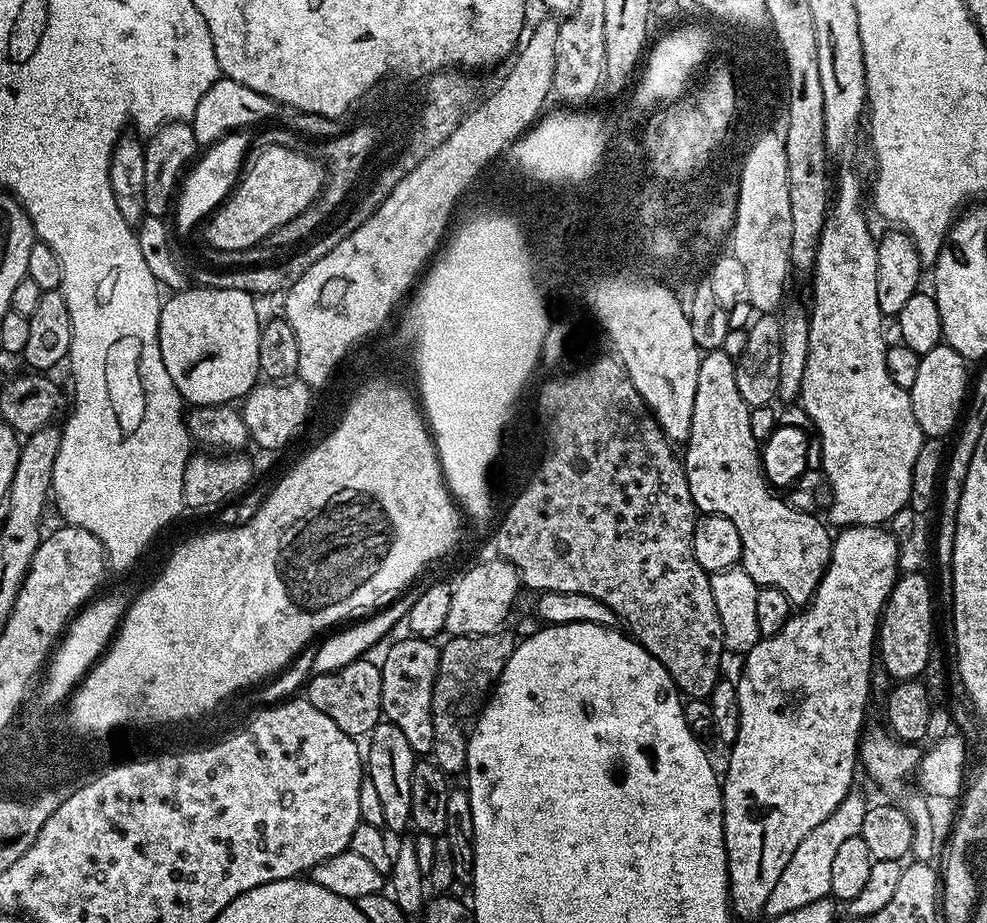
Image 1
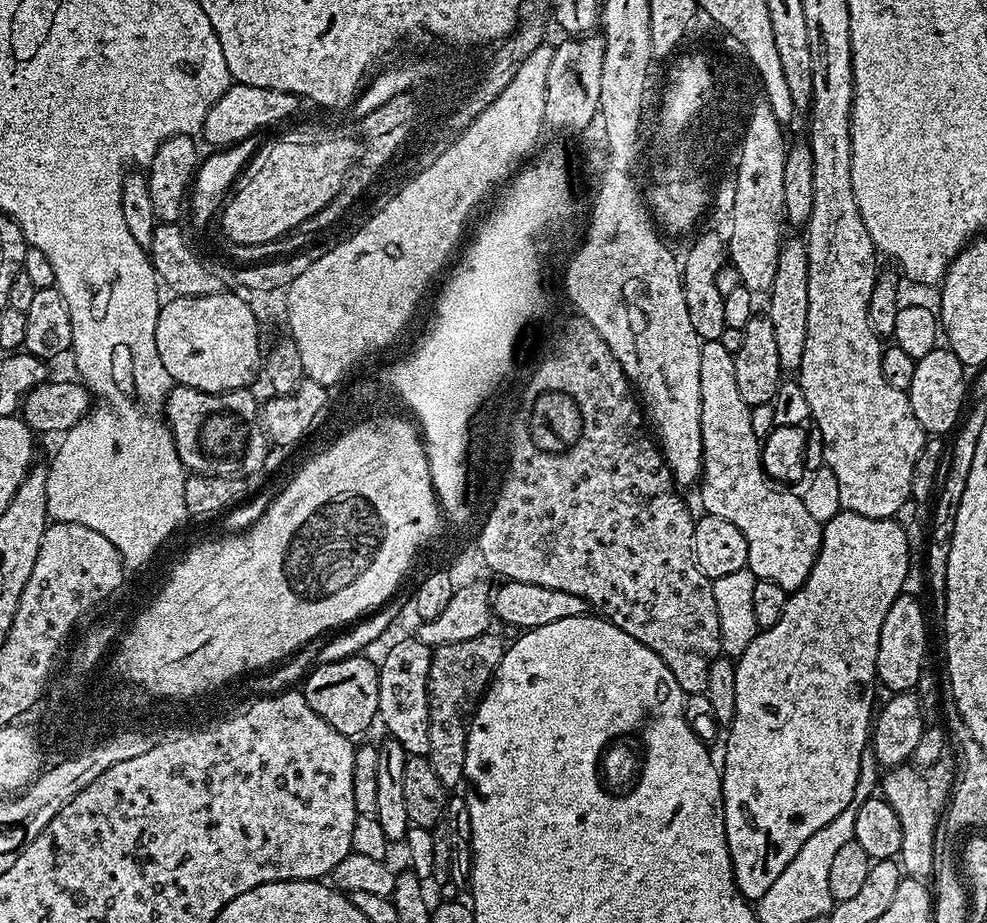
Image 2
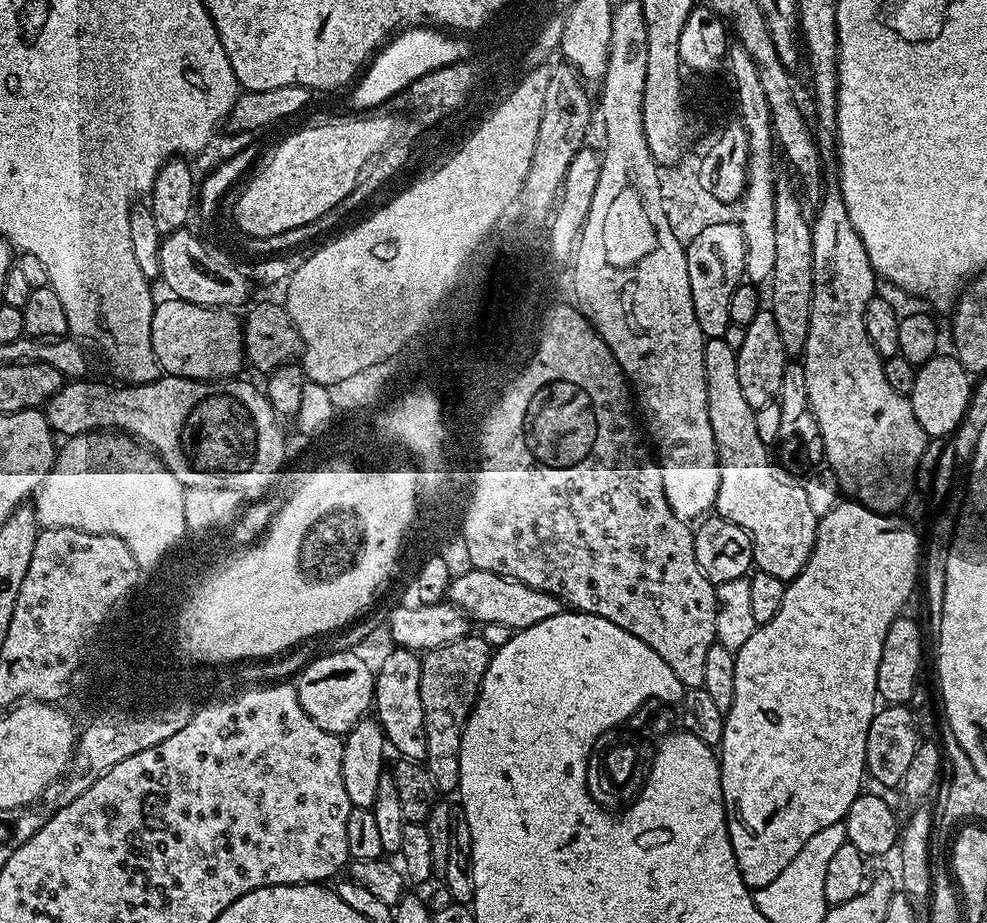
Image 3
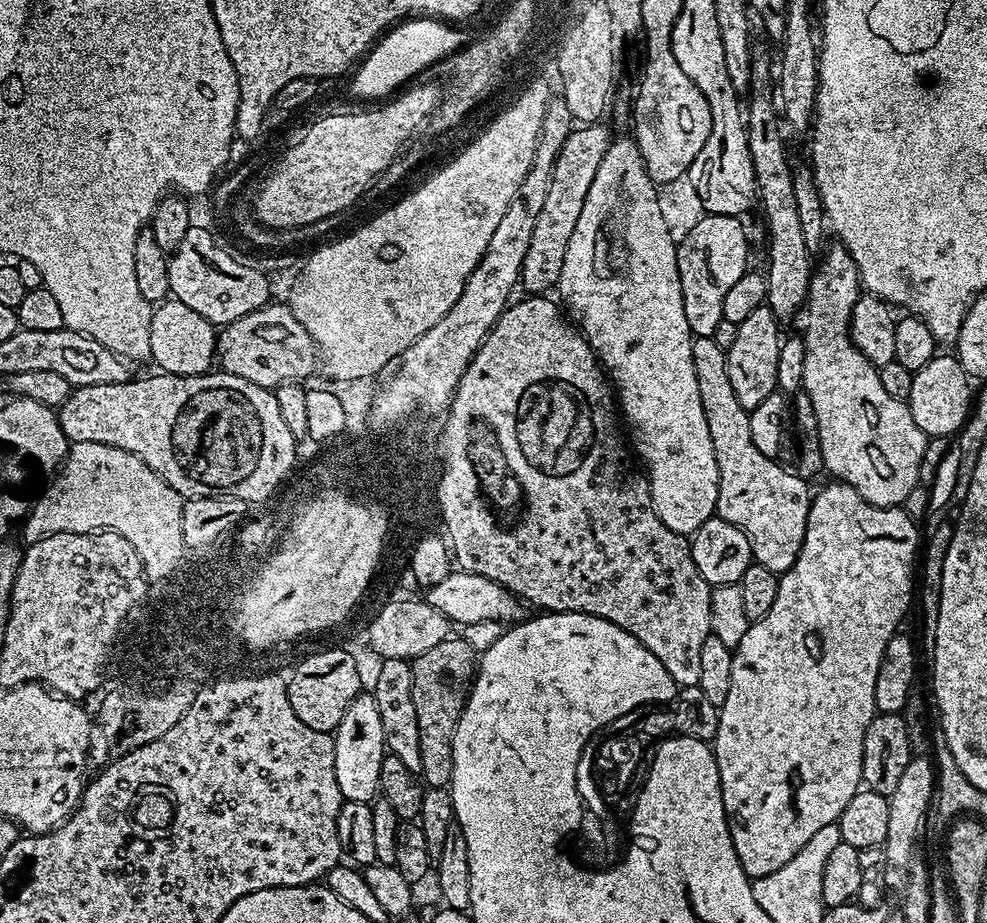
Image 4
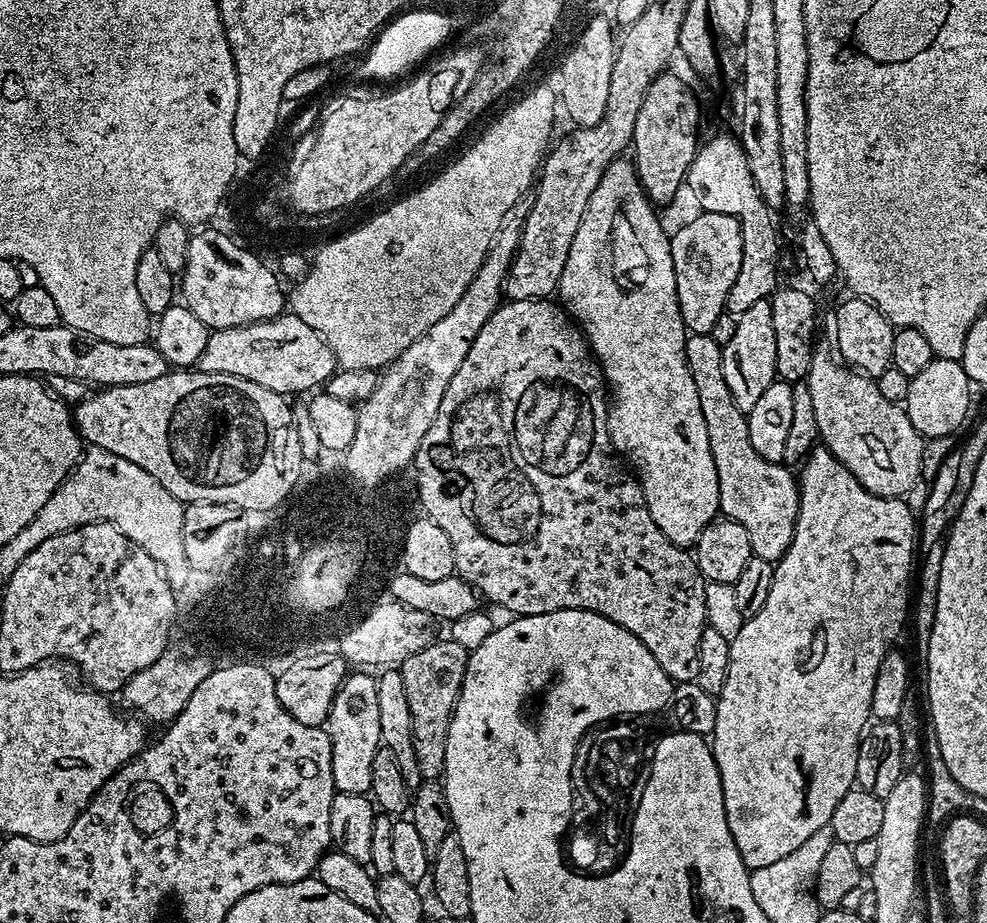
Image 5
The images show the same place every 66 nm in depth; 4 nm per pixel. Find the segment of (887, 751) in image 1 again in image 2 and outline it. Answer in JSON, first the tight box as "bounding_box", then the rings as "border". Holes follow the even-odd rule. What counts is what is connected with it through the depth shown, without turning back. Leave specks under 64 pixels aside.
{"bounding_box":[882,763,936,881],"border":[[[911,763],[899,764],[897,768],[887,769],[882,776],[882,796],[898,814],[902,825],[902,846],[898,863],[903,875],[909,880],[931,881],[936,864],[936,804],[928,793],[928,784],[921,773]]]}

